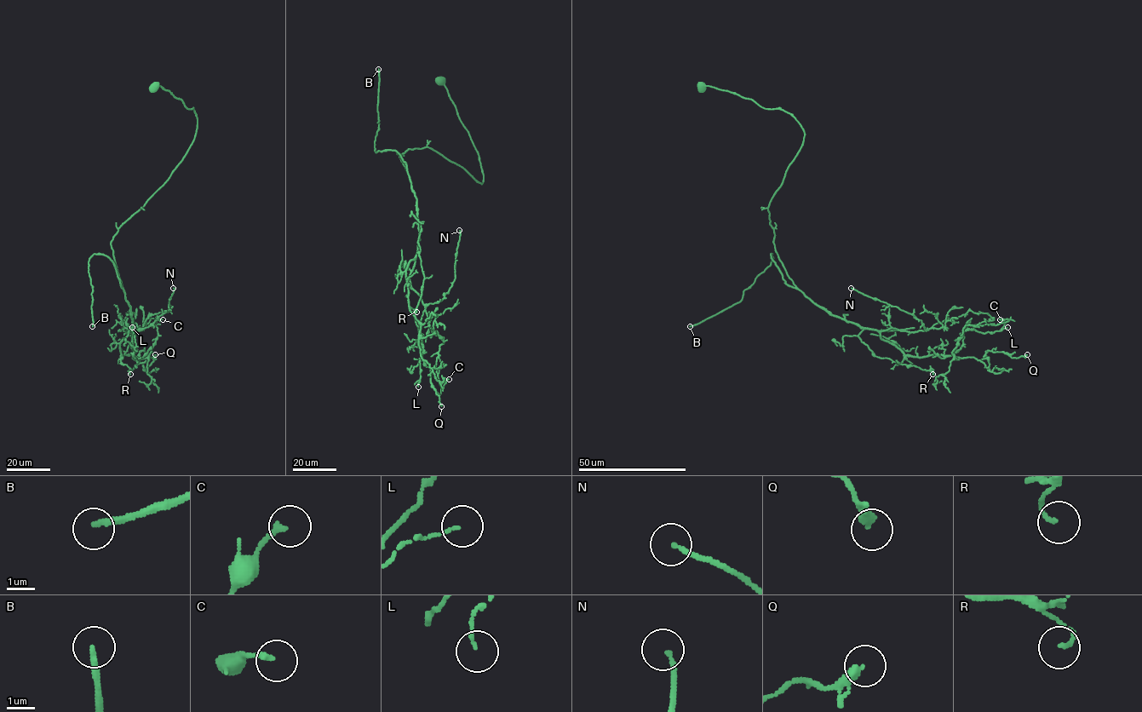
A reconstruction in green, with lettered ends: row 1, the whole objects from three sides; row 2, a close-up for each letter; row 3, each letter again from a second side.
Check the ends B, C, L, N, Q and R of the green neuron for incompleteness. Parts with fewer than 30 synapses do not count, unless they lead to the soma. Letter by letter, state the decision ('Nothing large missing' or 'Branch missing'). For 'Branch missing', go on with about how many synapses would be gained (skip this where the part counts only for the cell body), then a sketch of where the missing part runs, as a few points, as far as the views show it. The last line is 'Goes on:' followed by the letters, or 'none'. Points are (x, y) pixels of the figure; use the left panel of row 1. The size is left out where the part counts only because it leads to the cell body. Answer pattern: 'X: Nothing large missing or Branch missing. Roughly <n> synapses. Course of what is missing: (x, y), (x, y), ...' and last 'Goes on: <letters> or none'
B: Branch missing. Roughly 60 synapses. Course of what is missing: (92, 326), (85, 341), (85, 376), (78, 381), (83, 368), (74, 367), (80, 370), (86, 330), (100, 307)
C: Nothing large missing
L: Nothing large missing
N: Nothing large missing
Q: Nothing large missing
R: Nothing large missing
Goes on: B

